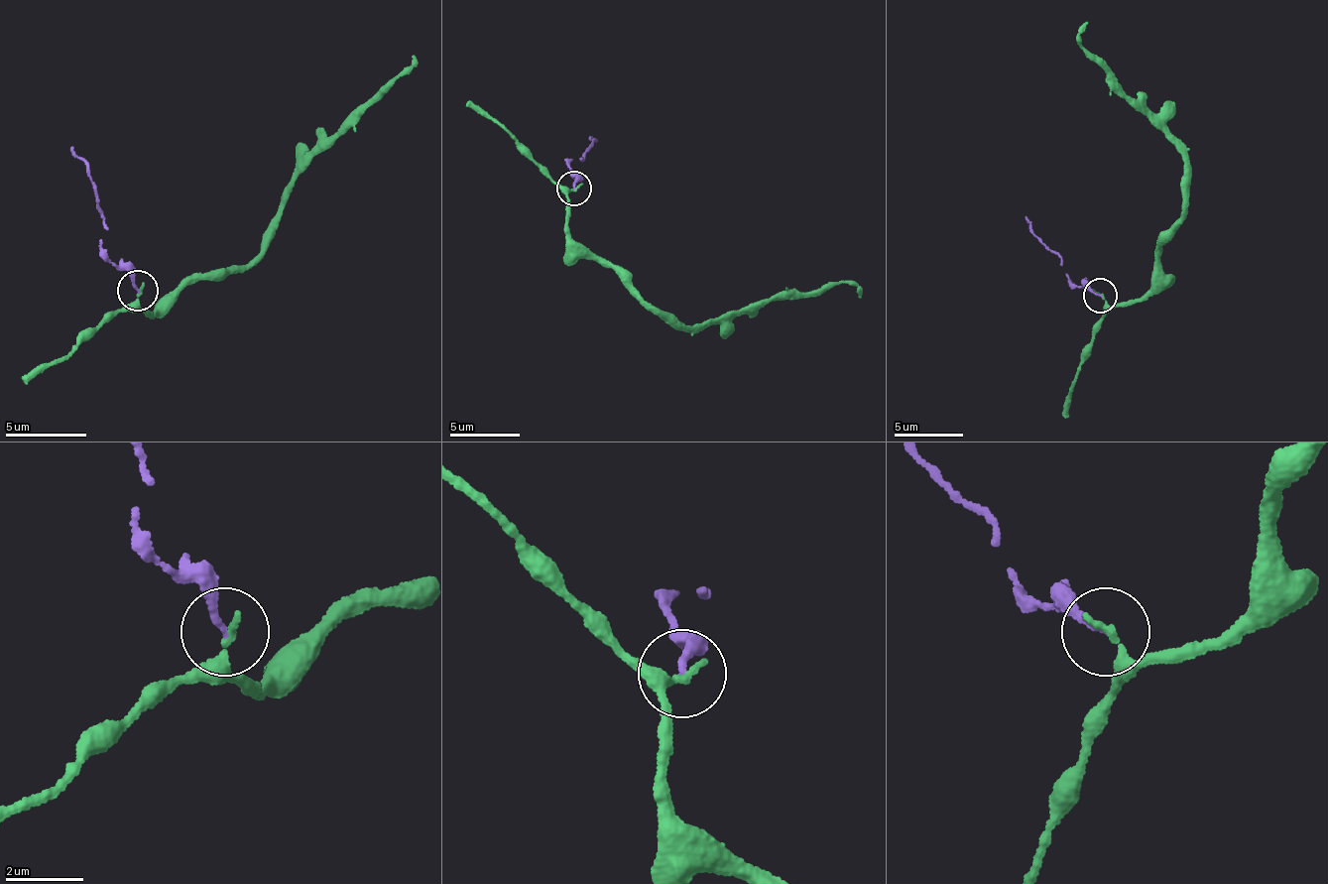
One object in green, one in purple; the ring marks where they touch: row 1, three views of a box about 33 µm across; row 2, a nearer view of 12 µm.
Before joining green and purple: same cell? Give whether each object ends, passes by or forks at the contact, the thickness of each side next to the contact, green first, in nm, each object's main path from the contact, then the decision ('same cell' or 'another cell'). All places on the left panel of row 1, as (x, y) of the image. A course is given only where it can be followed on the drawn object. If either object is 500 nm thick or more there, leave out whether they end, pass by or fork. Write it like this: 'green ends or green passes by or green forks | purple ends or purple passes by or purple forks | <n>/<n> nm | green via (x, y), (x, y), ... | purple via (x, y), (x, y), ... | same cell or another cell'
green ends | purple ends | 240/170 nm | green via (140, 291), (141, 307), (153, 316), (156, 307), (258, 253), (297, 173), (393, 86), (413, 65), (413, 58) | purple via (136, 292), (129, 274), (106, 254), (105, 223), (91, 170), (69, 148) | another cell

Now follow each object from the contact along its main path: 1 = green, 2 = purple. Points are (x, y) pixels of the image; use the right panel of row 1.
1: (1098, 296), (1109, 306), (1135, 302), (1148, 288), (1188, 200), (1187, 168), (1181, 150), (1085, 55), (1089, 23)
2: (1100, 297), (1073, 283), (1062, 260), (1026, 217)

